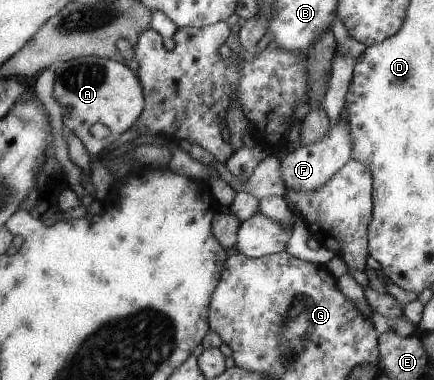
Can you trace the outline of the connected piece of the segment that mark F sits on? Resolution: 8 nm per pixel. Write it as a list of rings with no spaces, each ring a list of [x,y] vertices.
[[[340,117],[328,125],[328,131],[319,141],[291,150],[280,159],[280,174],[287,190],[294,192],[314,192],[322,186],[346,161],[351,153],[350,128],[343,125]]]

